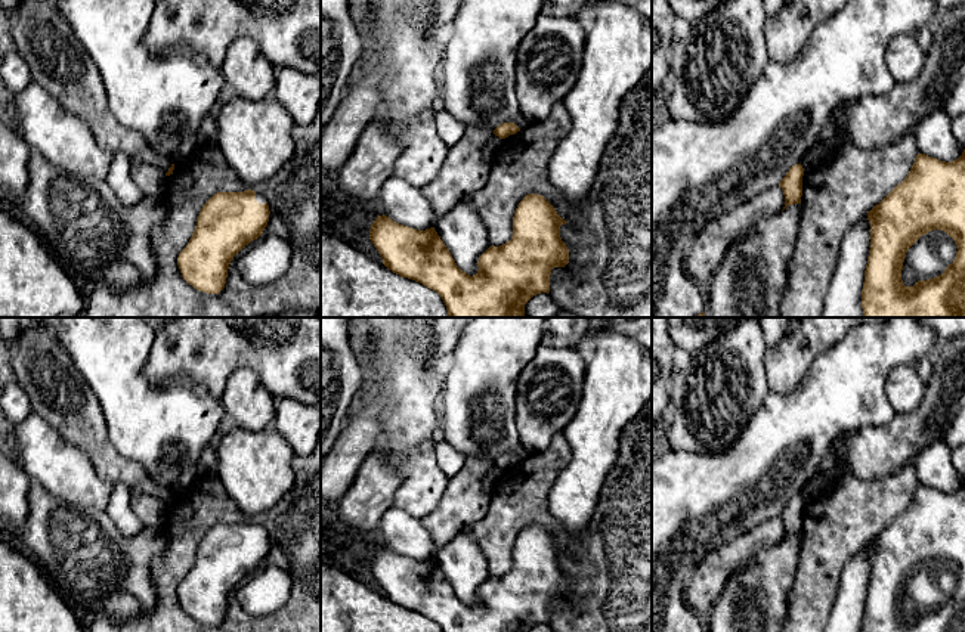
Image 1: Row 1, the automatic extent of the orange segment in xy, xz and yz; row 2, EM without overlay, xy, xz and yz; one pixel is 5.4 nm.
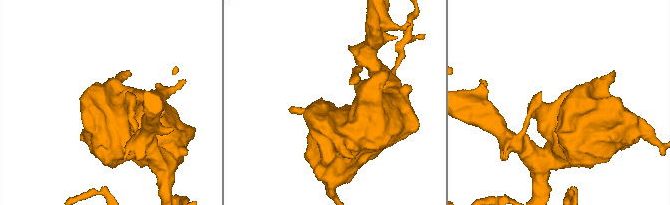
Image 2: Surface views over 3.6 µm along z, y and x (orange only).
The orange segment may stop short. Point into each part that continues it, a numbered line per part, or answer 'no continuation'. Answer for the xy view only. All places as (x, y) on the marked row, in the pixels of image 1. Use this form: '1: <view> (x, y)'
no continuation

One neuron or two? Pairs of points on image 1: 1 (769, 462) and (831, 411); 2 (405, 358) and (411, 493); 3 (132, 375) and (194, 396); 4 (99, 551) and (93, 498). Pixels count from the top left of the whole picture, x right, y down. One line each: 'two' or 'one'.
1: one
2: one
3: one
4: two

